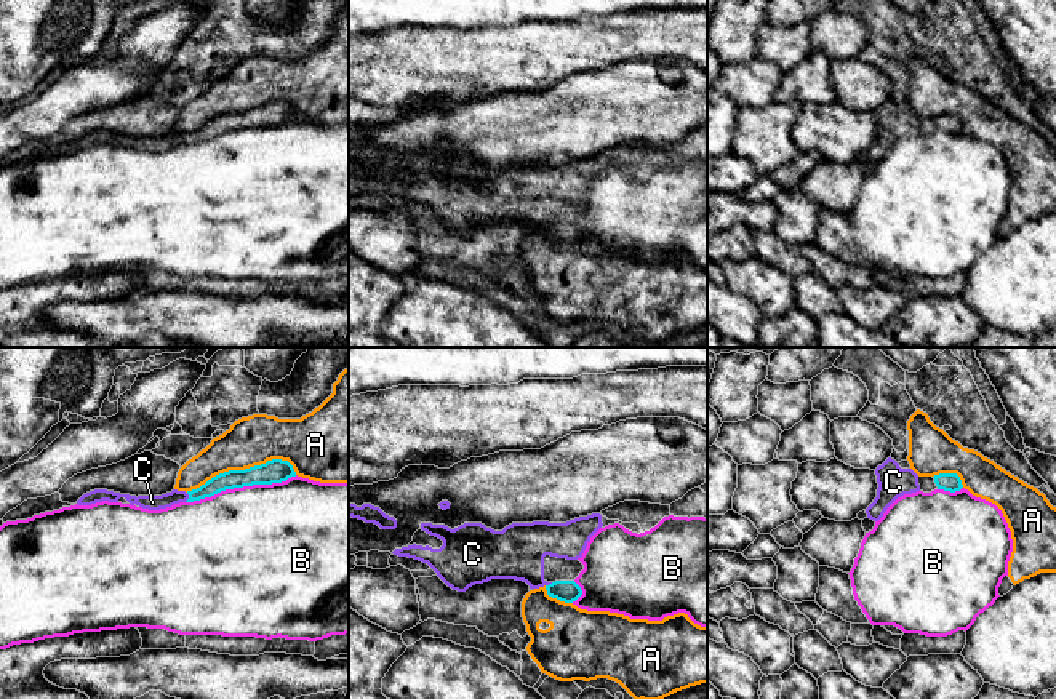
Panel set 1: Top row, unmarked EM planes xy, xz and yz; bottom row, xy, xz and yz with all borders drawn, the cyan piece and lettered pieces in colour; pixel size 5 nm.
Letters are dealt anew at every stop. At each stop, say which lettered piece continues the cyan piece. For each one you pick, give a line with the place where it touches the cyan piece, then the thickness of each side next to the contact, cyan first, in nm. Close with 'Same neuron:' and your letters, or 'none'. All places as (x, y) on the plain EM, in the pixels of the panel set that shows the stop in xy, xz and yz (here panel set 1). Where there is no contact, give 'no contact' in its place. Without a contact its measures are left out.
C: xy (189, 139) | 100/80 nm
Same neuron: C

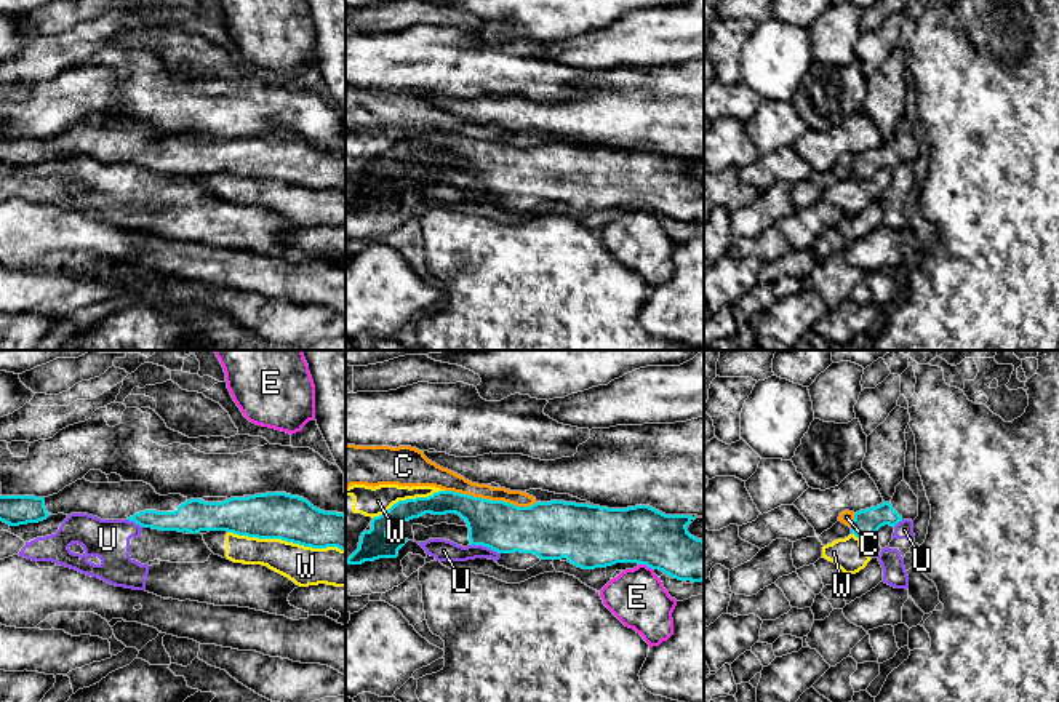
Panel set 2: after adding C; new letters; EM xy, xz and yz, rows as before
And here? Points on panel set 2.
Same neuron: none

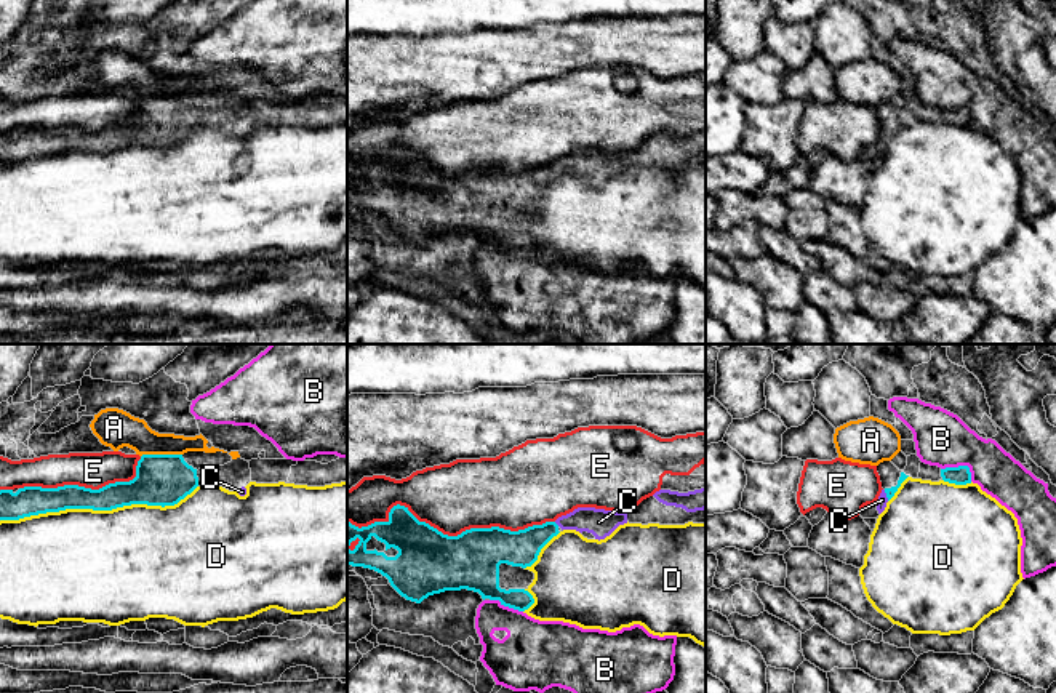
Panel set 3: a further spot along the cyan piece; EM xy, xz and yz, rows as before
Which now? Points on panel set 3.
C: yz (887, 136) | 50/50 nm
Same neuron: C

